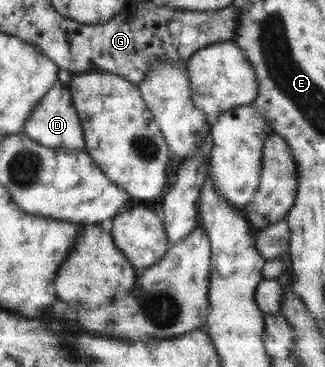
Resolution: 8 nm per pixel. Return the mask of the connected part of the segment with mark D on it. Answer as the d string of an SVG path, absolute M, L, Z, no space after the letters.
M58 79L30 113L28 120L24 123L23 132L42 146L60 149L67 153L82 151L86 146L84 129L78 113L74 110L70 92L66 84L60 83Z

